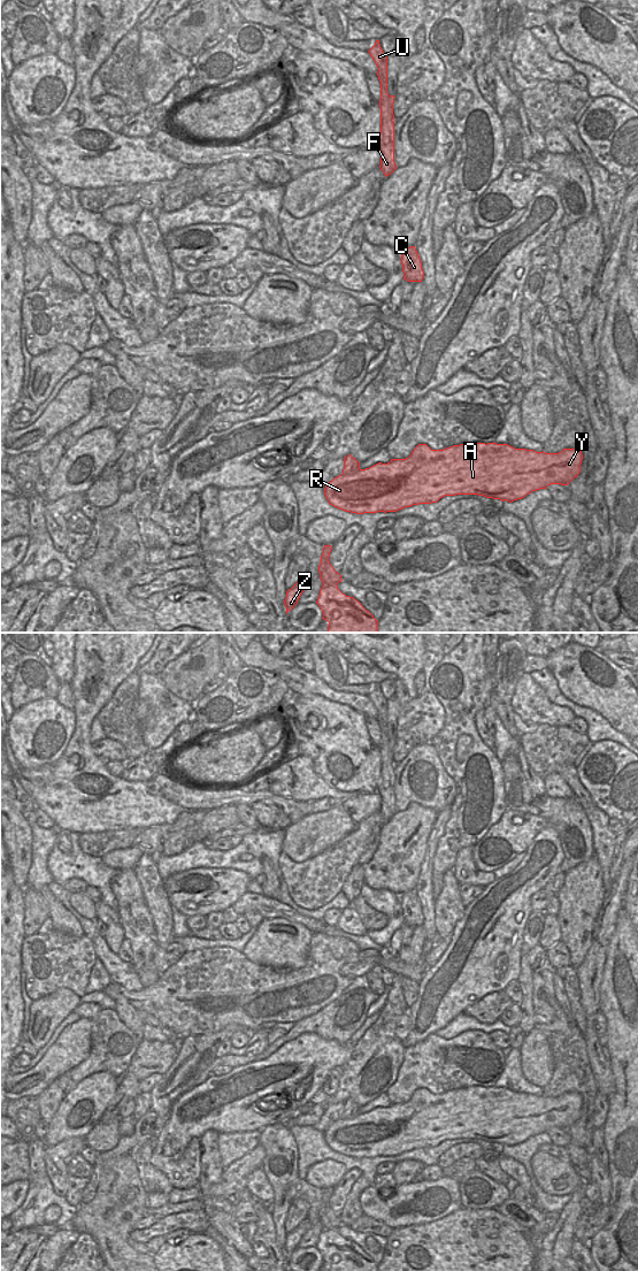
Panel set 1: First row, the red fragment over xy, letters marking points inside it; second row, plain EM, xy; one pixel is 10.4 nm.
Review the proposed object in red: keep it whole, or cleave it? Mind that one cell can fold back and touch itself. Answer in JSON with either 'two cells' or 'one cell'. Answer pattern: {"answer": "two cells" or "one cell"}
{"answer": "one cell"}

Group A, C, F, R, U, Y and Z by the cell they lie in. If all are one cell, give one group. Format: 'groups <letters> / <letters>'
groups A C F R U Y Z

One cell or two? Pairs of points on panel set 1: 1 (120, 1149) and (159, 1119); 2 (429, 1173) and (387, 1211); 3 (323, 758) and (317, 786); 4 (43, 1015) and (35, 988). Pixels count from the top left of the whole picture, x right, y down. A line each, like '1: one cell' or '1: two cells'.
1: one cell
2: two cells
3: two cells
4: two cells

